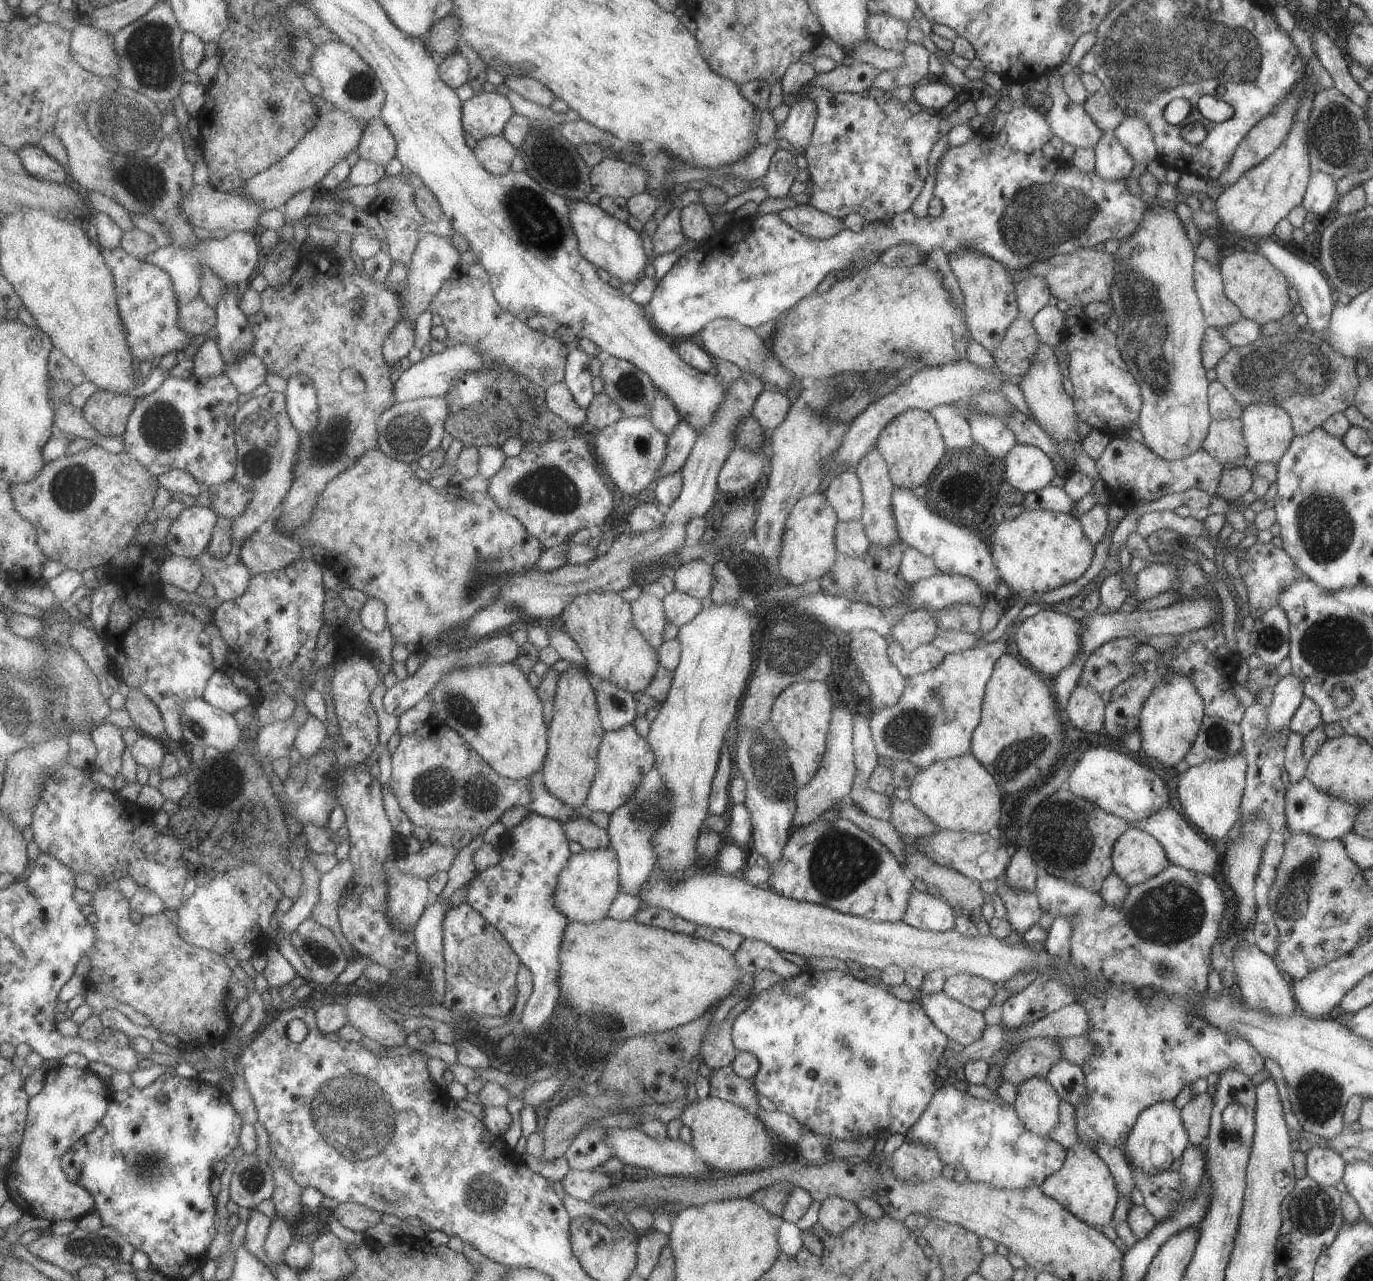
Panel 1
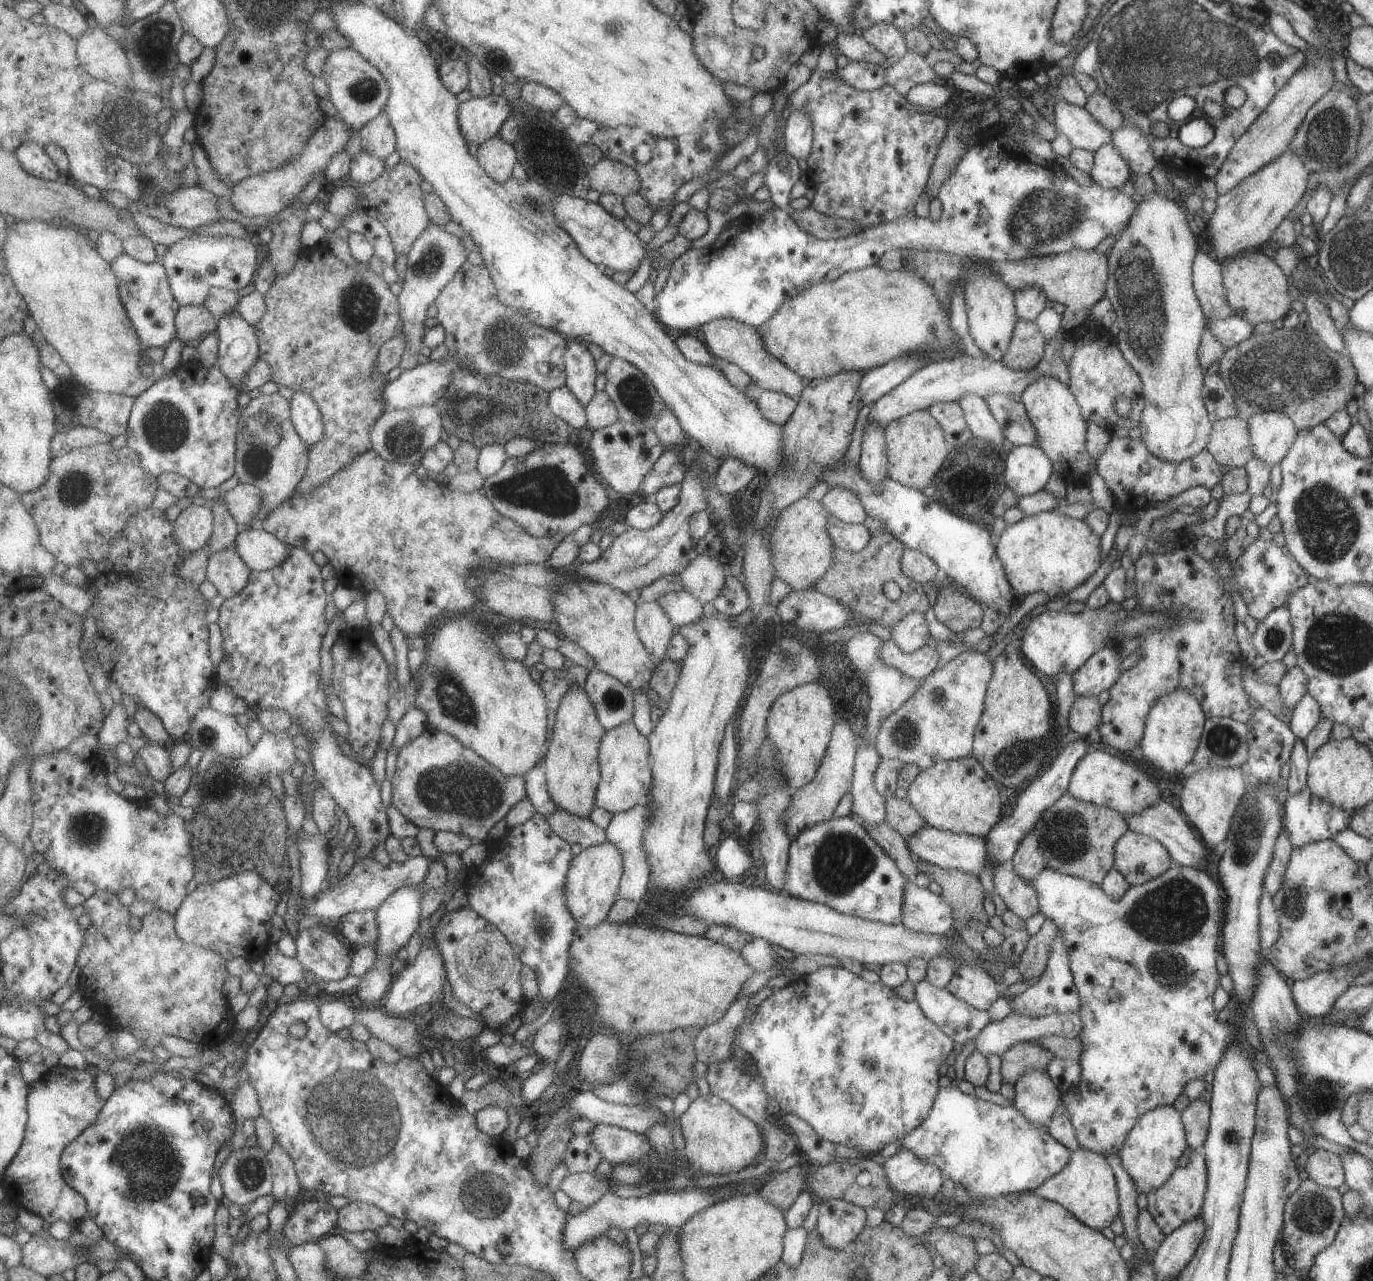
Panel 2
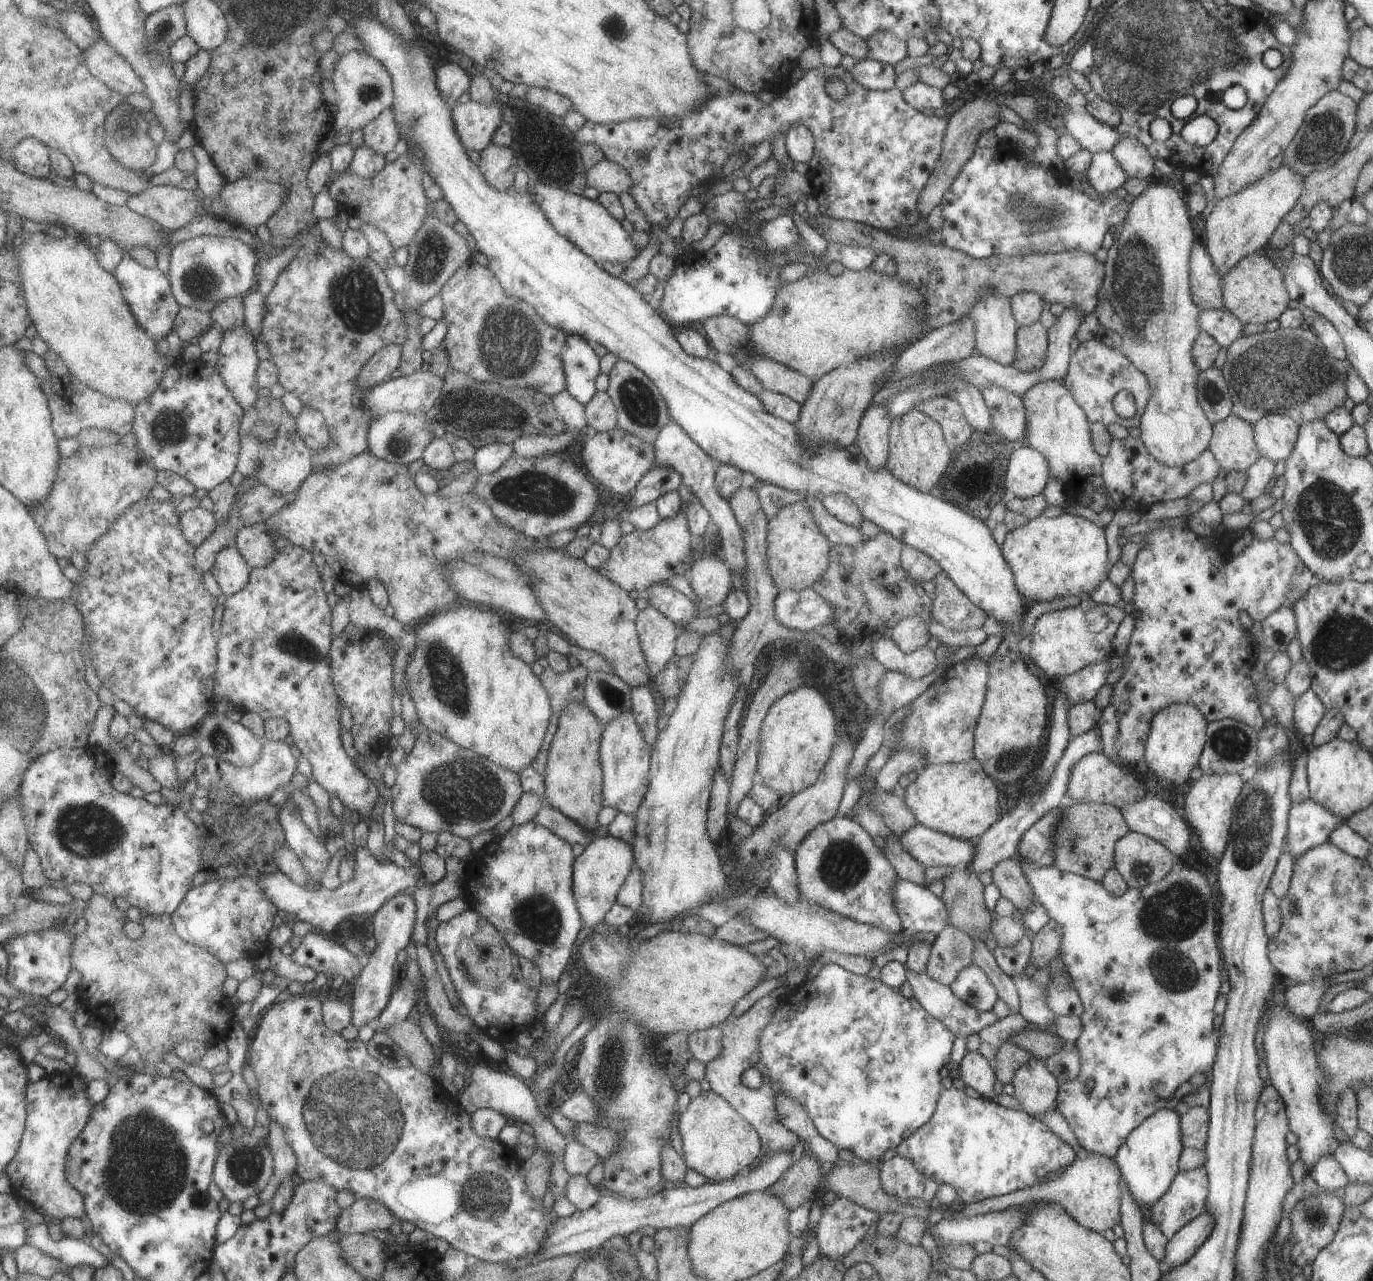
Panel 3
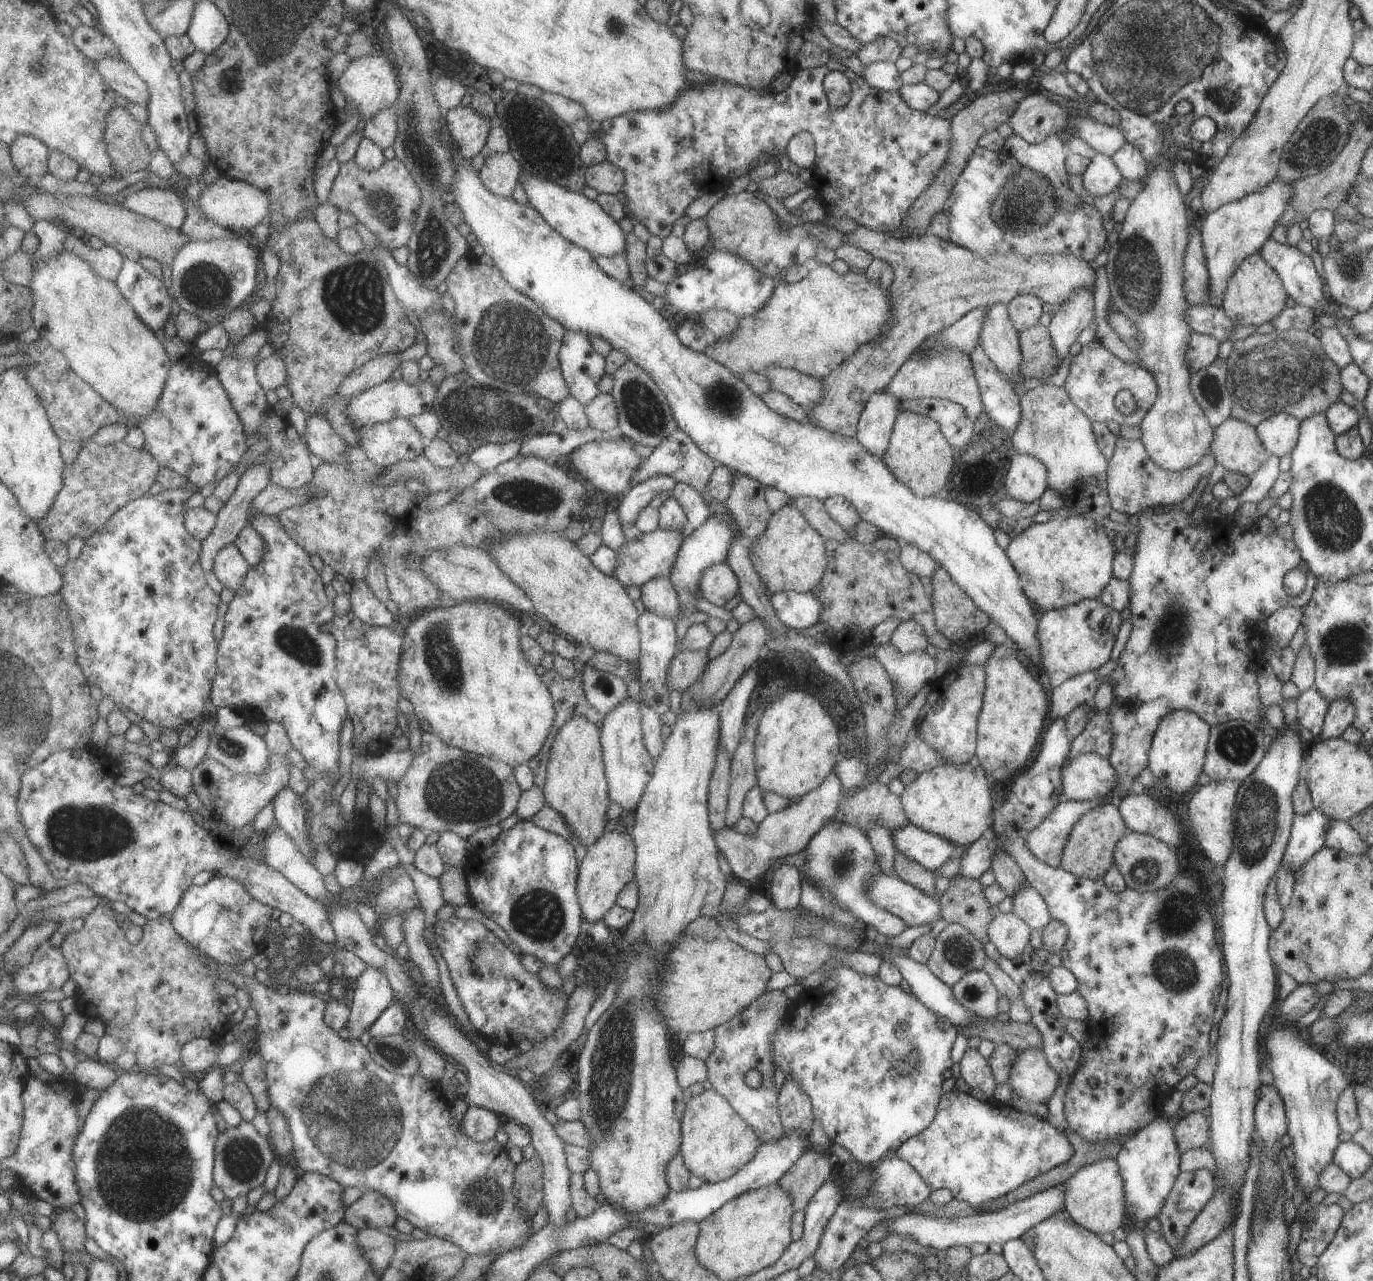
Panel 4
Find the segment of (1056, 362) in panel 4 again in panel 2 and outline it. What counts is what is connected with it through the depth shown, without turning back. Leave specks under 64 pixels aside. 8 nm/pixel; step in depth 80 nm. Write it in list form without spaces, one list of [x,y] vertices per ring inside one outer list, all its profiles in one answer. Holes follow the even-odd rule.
[[[1016,319],[1008,349],[1000,361],[1013,370],[1030,371],[1041,360],[1045,343],[1035,321]]]

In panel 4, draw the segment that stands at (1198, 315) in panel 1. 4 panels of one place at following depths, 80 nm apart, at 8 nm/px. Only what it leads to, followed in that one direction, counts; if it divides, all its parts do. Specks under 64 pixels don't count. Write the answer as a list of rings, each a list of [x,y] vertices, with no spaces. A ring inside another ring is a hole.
[[[1169,145],[1161,149],[1152,164],[1149,164],[1152,169],[1143,181],[1141,192],[1129,203],[1116,242],[1105,250],[1107,261],[1104,264],[1110,290],[1109,301],[1138,328],[1138,347],[1135,350],[1137,364],[1153,375],[1158,390],[1157,398],[1142,418],[1140,441],[1148,457],[1159,468],[1169,472],[1177,472],[1198,463],[1210,450],[1213,436],[1212,426],[1191,394],[1191,372],[1184,357],[1186,342],[1191,334],[1184,319],[1184,310],[1189,304],[1184,299],[1181,288],[1183,253],[1188,241],[1189,220],[1177,185],[1174,164],[1177,152],[1178,148],[1175,145]]]

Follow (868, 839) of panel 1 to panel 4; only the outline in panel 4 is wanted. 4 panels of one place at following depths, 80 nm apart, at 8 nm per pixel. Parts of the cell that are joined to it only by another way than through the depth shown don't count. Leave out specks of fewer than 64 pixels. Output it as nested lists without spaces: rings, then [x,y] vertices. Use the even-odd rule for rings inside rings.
[[[827,822],[810,839],[805,848],[807,857],[803,868],[820,889],[827,891],[843,910],[854,914],[863,925],[872,926],[883,936],[897,936],[907,927],[890,912],[875,906],[866,893],[868,880],[877,873],[883,873],[866,834],[851,825]]]

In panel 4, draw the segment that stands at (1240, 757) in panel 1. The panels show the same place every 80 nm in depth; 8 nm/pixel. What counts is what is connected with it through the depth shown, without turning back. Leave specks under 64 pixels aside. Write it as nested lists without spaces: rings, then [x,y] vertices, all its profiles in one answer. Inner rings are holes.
[[[1210,779],[1206,786],[1198,786],[1187,806],[1189,825],[1193,828],[1200,850],[1212,864],[1223,866],[1229,858],[1233,842],[1234,816],[1232,807],[1236,801],[1239,784],[1230,780]]]

